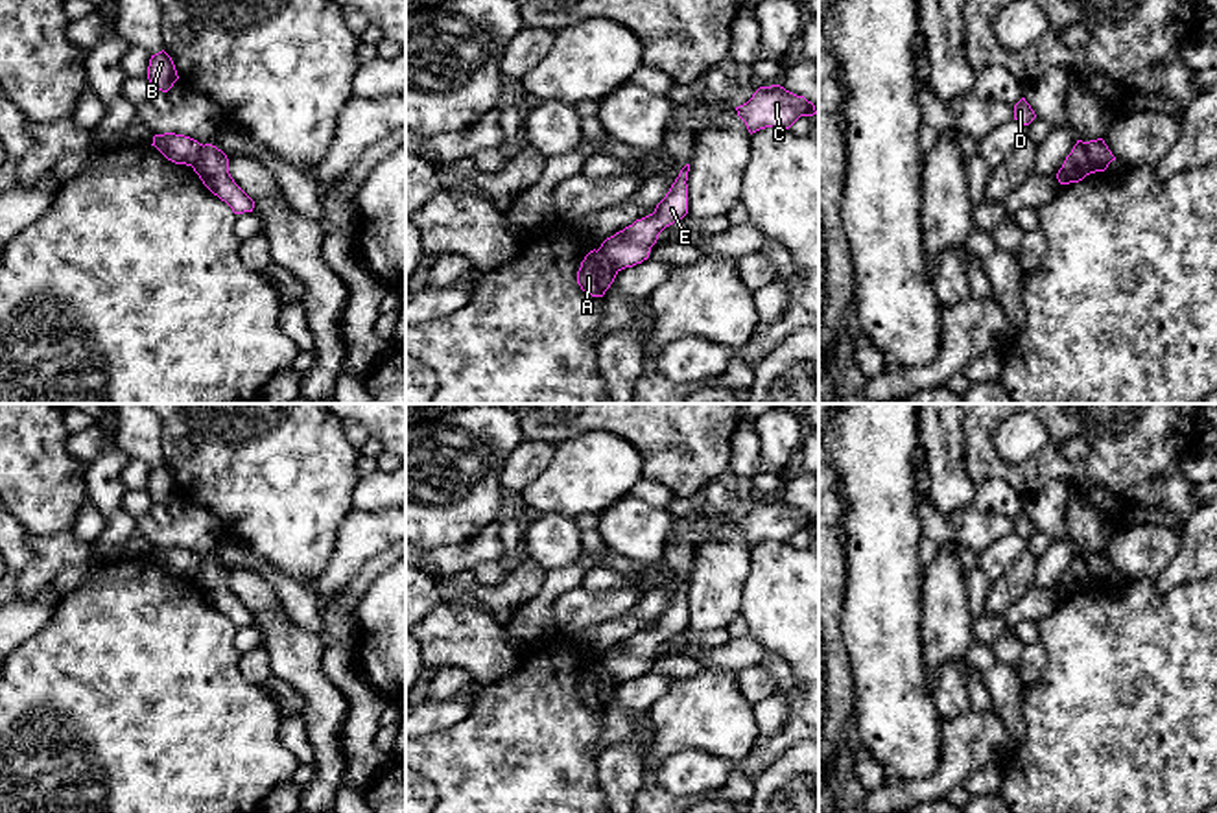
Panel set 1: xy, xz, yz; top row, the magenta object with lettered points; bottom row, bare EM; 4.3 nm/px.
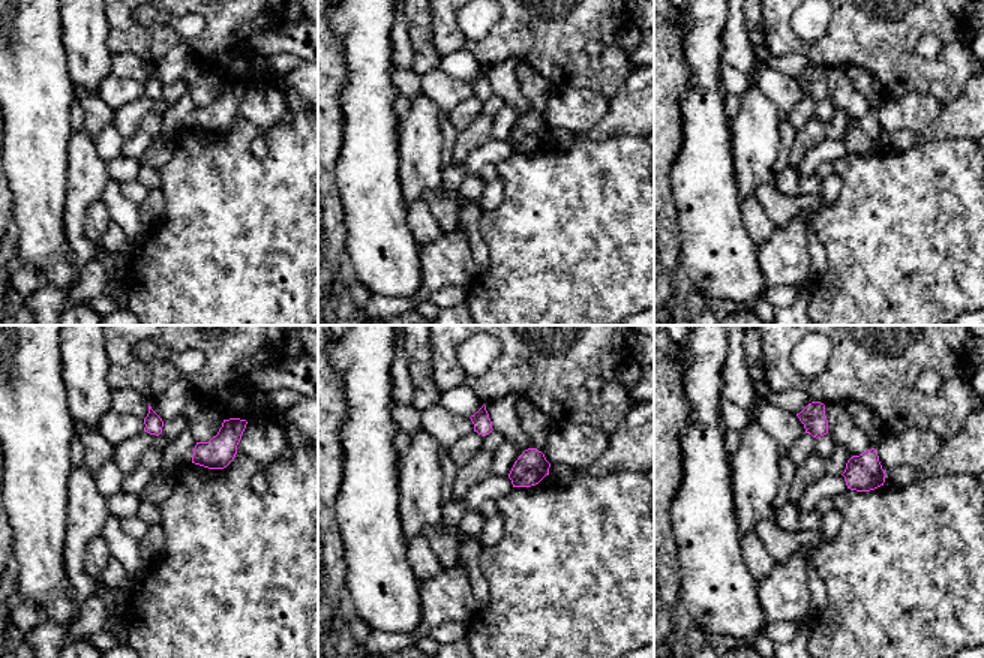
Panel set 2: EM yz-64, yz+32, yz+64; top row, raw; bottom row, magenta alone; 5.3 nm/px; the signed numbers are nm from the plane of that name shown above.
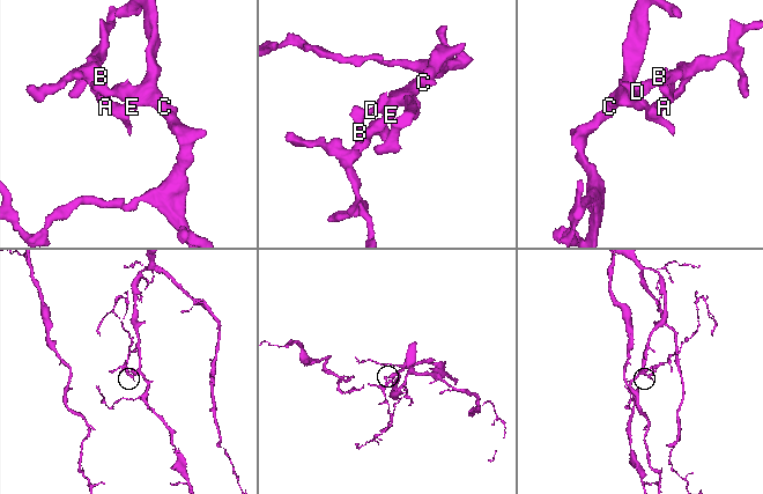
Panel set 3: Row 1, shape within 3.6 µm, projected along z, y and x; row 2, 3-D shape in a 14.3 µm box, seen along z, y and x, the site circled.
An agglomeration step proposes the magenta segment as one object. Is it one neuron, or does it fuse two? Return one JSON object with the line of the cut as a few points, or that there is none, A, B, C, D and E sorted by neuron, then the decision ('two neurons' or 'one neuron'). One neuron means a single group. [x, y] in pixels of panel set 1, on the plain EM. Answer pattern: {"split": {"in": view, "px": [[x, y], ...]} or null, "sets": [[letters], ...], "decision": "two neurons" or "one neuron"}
{"split": {"in": "yz", "px": [[1083, 555], [1085, 566], [1099, 583]]}, "sets": [["A"], ["B", "C", "D", "E"]], "decision": "two neurons"}

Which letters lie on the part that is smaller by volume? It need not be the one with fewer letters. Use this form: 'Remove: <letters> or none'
Remove: A

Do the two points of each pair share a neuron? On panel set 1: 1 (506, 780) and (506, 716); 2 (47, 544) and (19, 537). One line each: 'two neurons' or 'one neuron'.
1: one neuron
2: two neurons

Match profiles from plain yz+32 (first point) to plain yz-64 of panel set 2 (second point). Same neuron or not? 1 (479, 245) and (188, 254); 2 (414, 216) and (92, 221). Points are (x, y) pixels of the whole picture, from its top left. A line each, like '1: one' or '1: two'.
1: two
2: one

